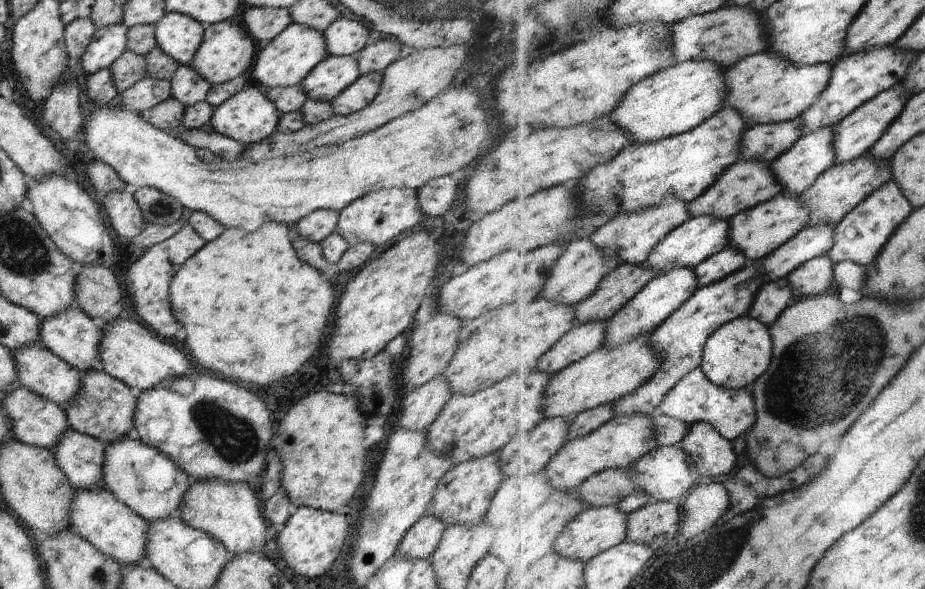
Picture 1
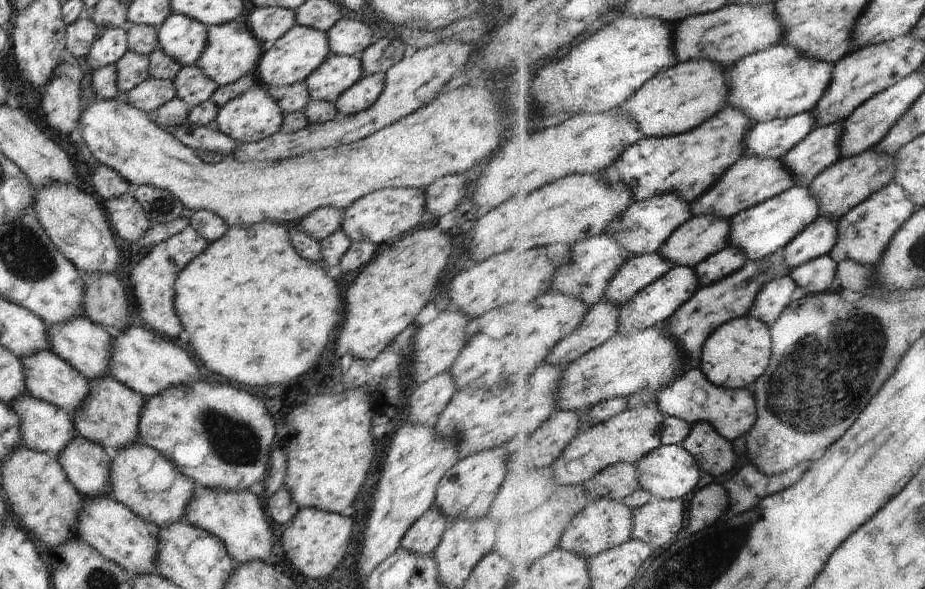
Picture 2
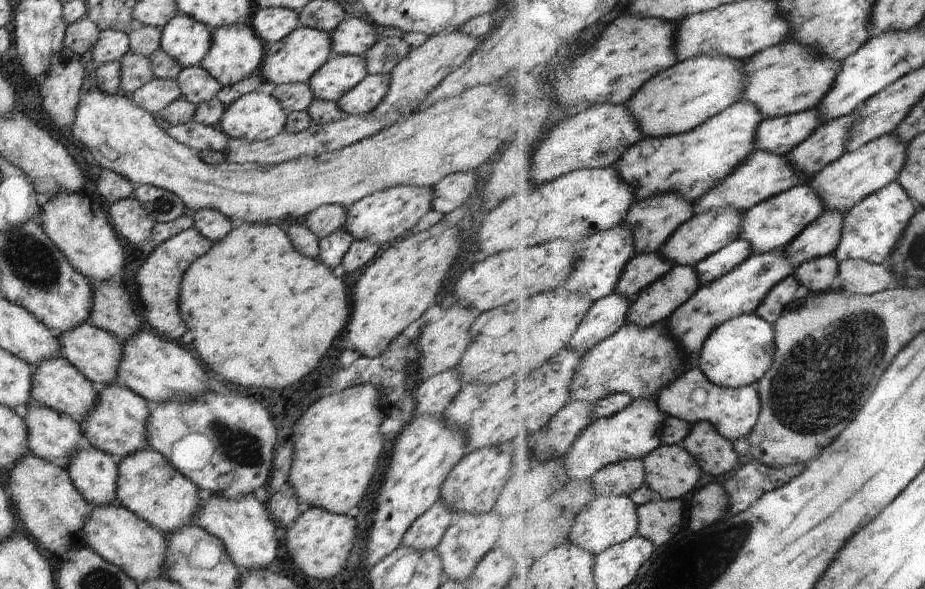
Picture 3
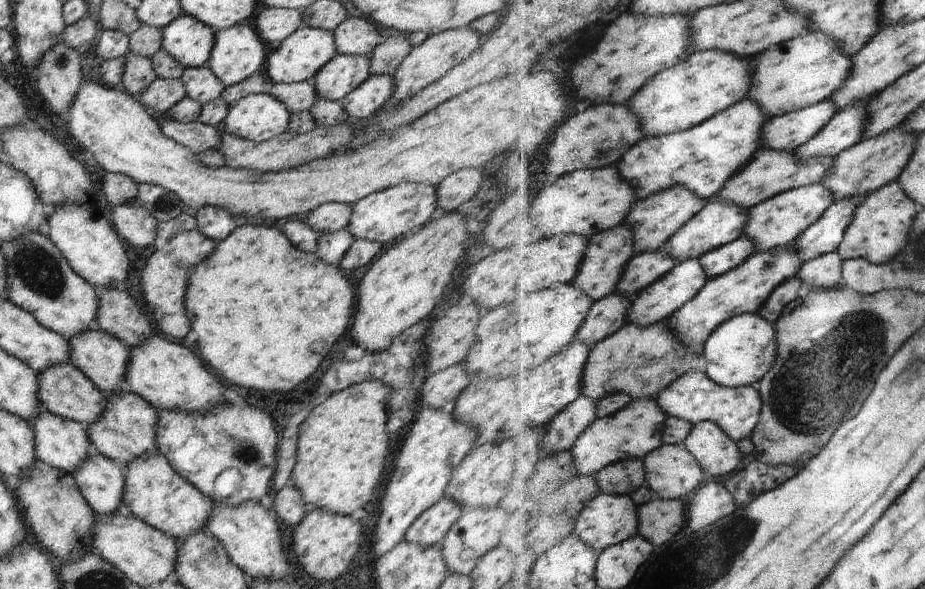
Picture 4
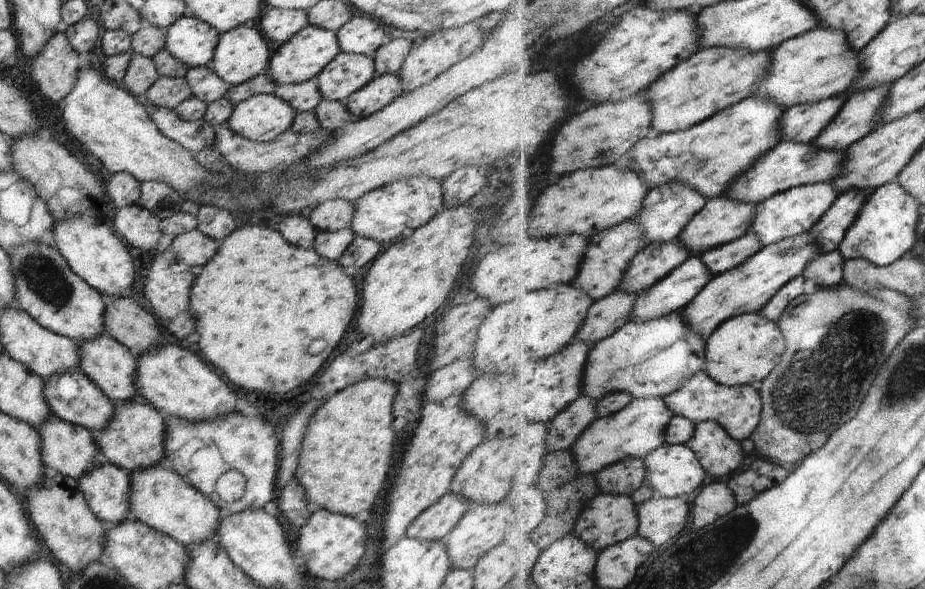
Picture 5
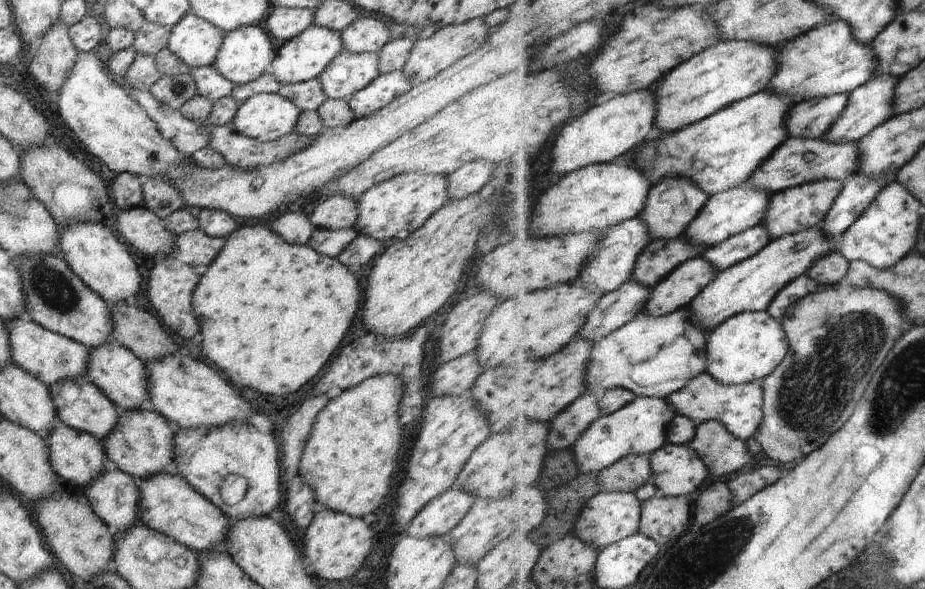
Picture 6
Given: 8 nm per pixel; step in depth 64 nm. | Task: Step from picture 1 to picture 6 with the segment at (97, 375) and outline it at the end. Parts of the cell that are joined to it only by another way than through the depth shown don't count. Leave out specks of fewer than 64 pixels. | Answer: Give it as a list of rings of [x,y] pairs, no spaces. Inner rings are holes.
[[[150,406],[140,410],[121,410],[116,428],[100,440],[104,454],[117,468],[135,478],[150,478],[165,472],[164,468],[174,462],[174,429],[170,422]]]

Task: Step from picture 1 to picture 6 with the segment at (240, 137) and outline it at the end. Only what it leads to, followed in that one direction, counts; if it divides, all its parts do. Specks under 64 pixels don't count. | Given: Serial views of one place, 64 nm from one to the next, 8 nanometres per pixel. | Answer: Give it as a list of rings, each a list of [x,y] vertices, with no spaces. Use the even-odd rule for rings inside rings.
[[[260,93],[240,104],[230,125],[244,136],[260,142],[268,142],[294,131],[300,112],[297,104],[278,93]]]

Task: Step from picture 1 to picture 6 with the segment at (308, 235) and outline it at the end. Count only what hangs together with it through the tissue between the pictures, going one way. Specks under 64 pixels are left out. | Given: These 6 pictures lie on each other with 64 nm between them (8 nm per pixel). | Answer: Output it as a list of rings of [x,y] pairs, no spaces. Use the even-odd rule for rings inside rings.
[[[339,194],[329,196],[309,214],[309,222],[314,227],[328,230],[352,228],[356,220],[358,220],[358,202],[355,198]]]

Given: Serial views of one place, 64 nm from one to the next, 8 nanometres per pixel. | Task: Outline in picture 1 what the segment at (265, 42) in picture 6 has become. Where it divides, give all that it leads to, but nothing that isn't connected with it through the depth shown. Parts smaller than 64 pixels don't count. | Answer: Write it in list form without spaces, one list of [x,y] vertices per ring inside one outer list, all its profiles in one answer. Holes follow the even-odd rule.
[[[242,14],[232,16],[230,20],[205,26],[204,40],[194,54],[190,68],[194,68],[212,86],[224,84],[252,68],[259,47],[256,40],[247,32]]]

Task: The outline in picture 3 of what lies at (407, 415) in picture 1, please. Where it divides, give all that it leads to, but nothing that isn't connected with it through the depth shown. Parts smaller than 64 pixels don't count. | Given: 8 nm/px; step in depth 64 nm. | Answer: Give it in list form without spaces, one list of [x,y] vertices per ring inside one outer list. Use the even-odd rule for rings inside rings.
[[[450,370],[436,374],[428,380],[422,381],[414,394],[416,406],[414,417],[440,415],[453,402],[454,396],[460,392],[462,386],[458,370]]]

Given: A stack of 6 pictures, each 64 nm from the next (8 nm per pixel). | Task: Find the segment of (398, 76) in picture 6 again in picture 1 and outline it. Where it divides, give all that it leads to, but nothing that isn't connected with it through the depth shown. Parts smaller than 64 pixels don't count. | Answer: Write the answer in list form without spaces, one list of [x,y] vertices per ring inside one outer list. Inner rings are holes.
[[[374,72],[360,75],[358,80],[355,80],[346,90],[343,90],[331,100],[330,106],[335,115],[350,116],[363,108],[378,96],[380,92],[383,74]]]

